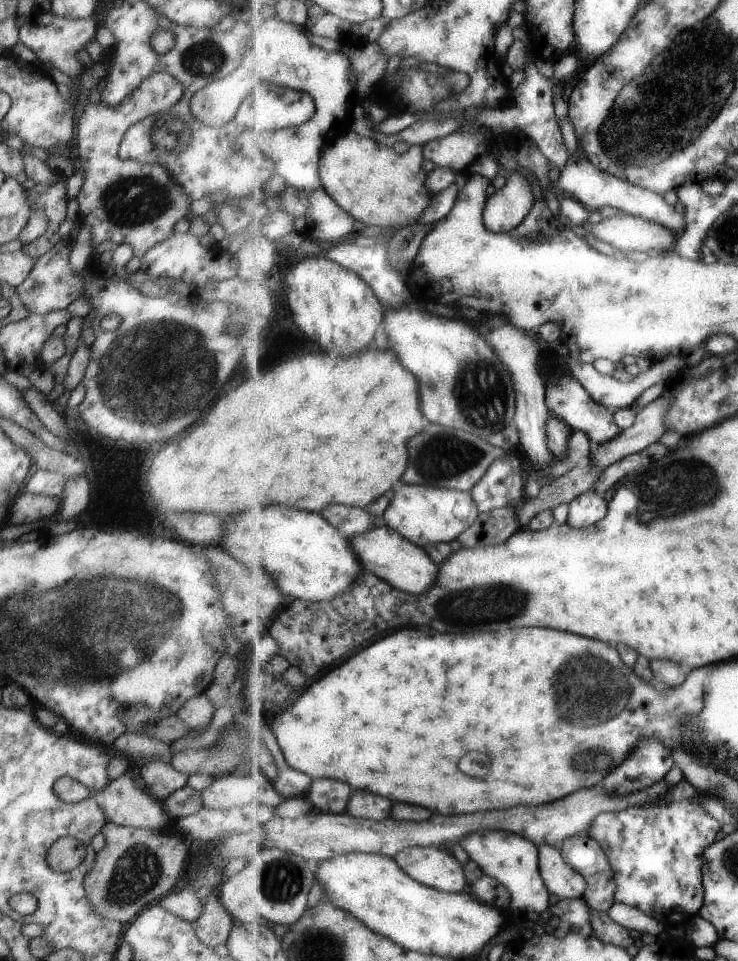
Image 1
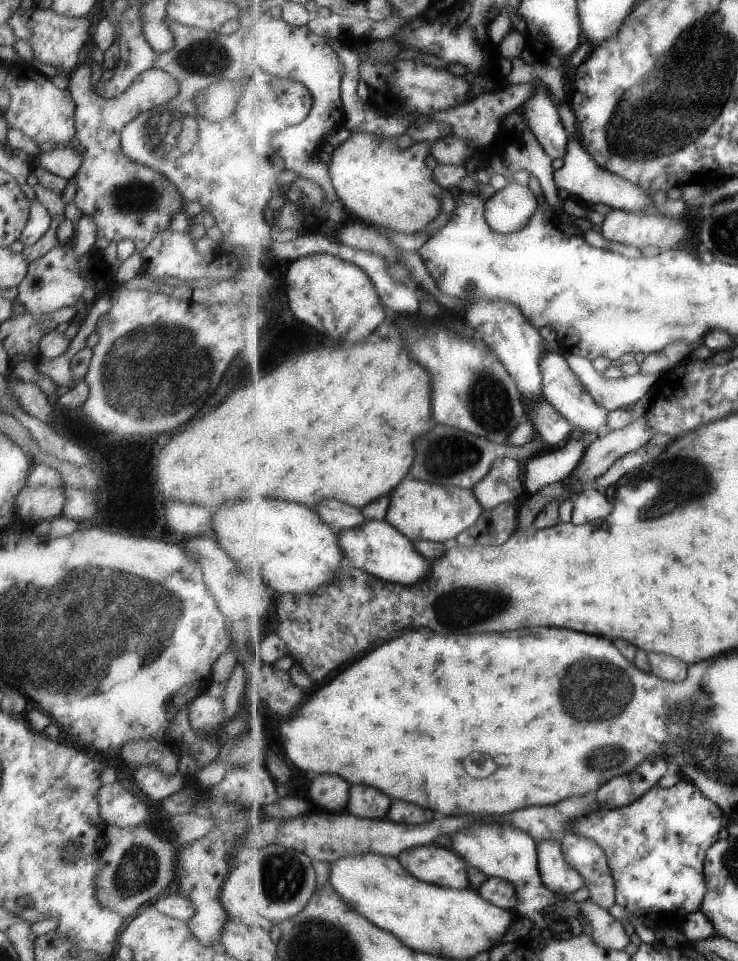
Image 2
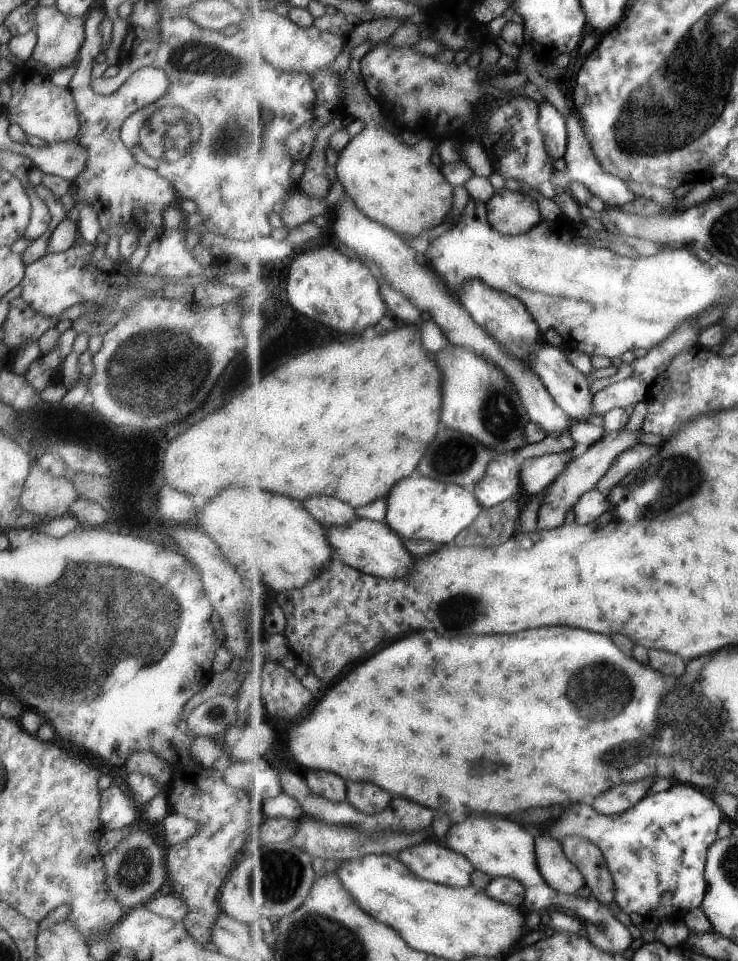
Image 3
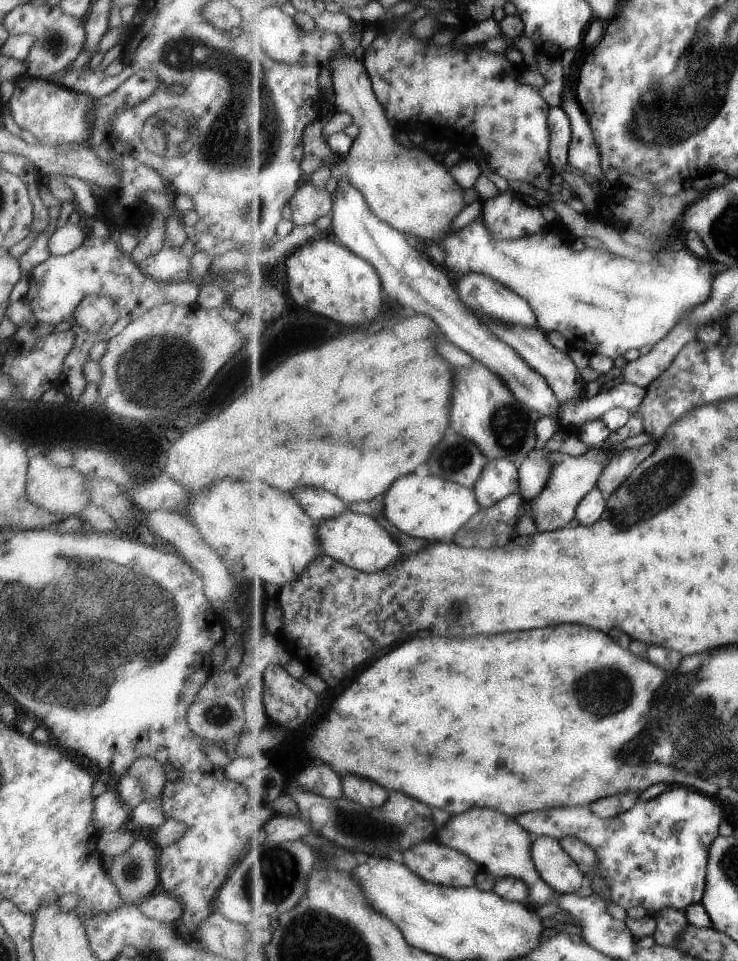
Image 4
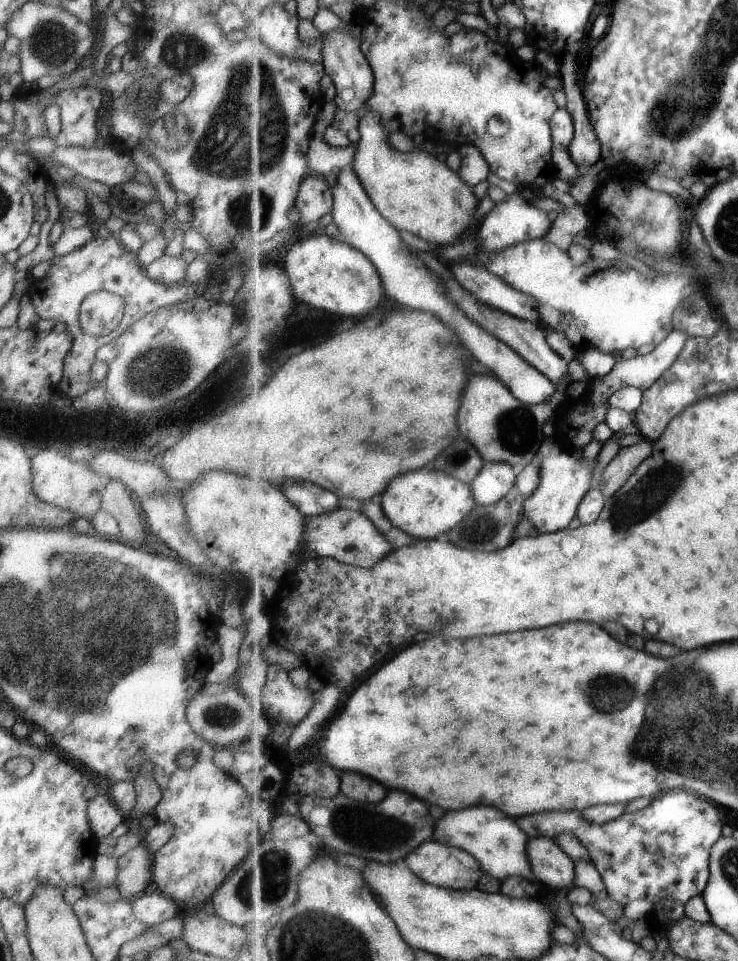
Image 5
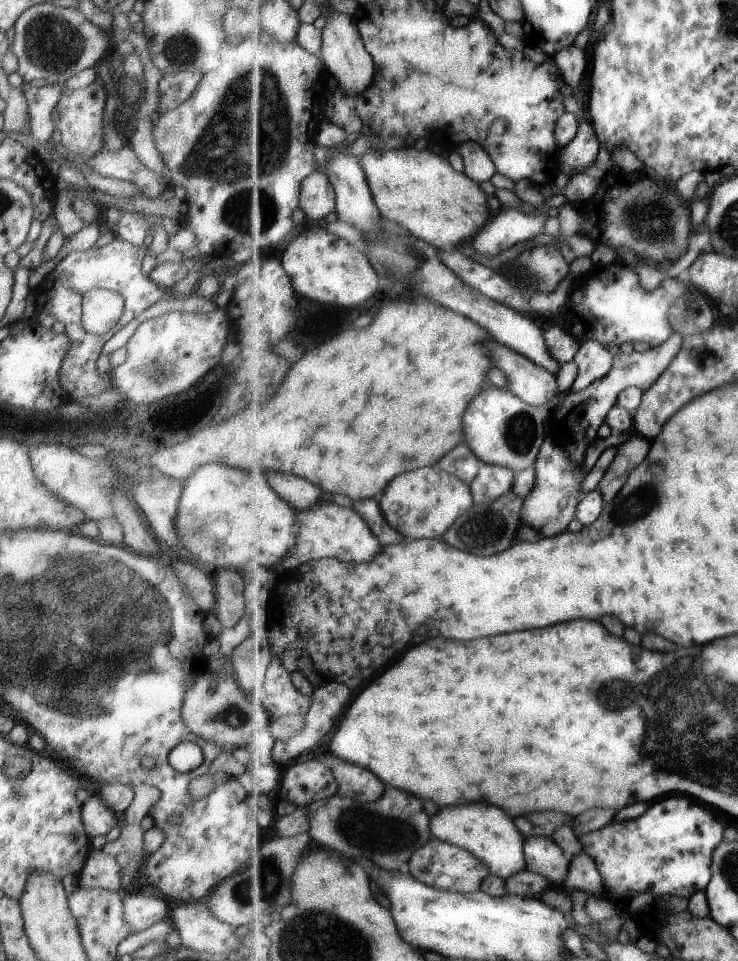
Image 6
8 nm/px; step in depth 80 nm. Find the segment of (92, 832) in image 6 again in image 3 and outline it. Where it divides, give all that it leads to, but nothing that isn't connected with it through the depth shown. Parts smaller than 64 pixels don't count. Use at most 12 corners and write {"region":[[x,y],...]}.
{"region":[[117,786],[99,793],[103,832],[130,828],[139,807]]}

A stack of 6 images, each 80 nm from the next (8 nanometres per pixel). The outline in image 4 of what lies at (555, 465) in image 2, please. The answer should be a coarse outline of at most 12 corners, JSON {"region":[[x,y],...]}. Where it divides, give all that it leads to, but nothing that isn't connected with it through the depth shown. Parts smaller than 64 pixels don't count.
{"region":[[527,458],[519,468],[519,488],[534,499],[547,484],[552,462]]}

